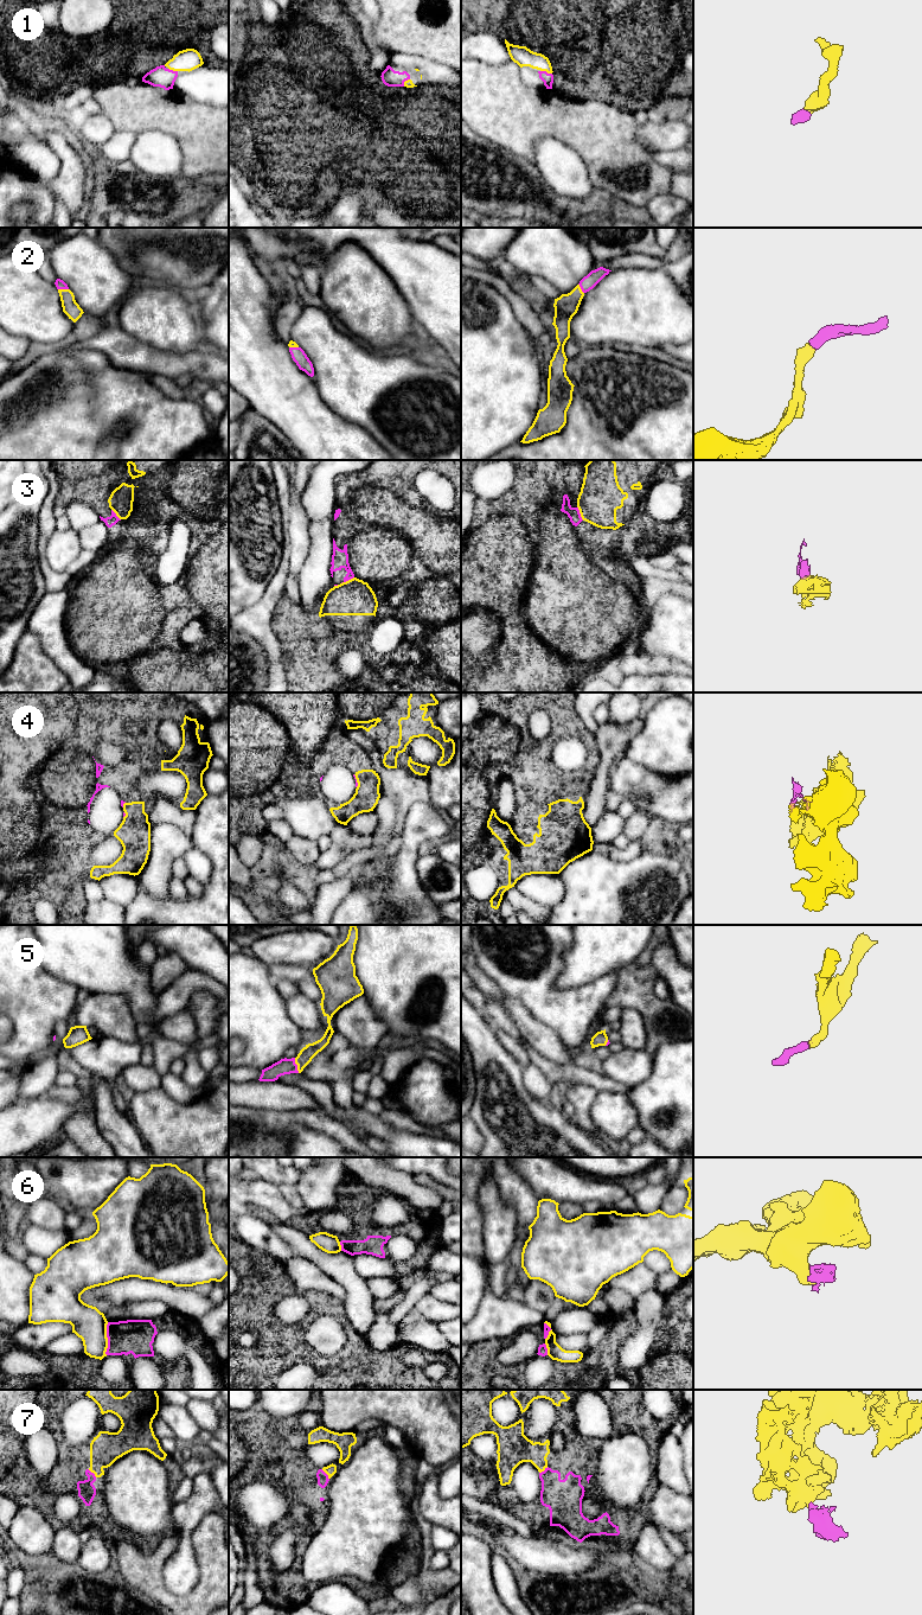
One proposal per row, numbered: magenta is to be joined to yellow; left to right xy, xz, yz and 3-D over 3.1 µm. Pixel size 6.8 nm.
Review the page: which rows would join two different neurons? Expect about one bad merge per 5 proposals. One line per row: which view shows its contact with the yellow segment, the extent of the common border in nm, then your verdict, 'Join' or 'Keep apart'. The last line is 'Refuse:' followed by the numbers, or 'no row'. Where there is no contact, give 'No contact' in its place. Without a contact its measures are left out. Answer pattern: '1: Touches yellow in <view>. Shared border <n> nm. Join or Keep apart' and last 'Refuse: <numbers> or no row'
1: Touches yellow in yz. Shared border 80 nm. Join
2: Touches yellow in xy. Shared border 70 nm. Join
3: Touches yellow in yz. Shared border 100 nm. Join
4: Touches yellow in xz. Shared border 90 nm. Join
5: Touches yellow in xz. Shared border 110 nm. Join
6: Touches yellow in xy. Shared border 220 nm. Keep apart
7: Touches yellow in xz. Shared border 90 nm. Join
Refuse: 6

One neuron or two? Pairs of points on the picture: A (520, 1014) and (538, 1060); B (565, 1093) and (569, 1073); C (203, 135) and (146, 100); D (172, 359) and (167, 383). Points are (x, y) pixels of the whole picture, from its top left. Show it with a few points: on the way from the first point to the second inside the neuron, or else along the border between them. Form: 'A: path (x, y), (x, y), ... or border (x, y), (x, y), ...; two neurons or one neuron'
A: border (524, 1039), (538, 1052), (557, 1064); two neurons
B: border (563, 1085), (587, 1084), (594, 1089); two neurons
C: path (189, 121), (173, 113), (160, 112); one neuron
D: border (149, 374), (160, 374), (173, 380); two neurons

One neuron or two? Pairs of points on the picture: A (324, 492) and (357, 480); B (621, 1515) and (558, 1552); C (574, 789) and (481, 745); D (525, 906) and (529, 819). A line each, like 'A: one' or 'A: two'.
A: two
B: two
C: one
D: two

